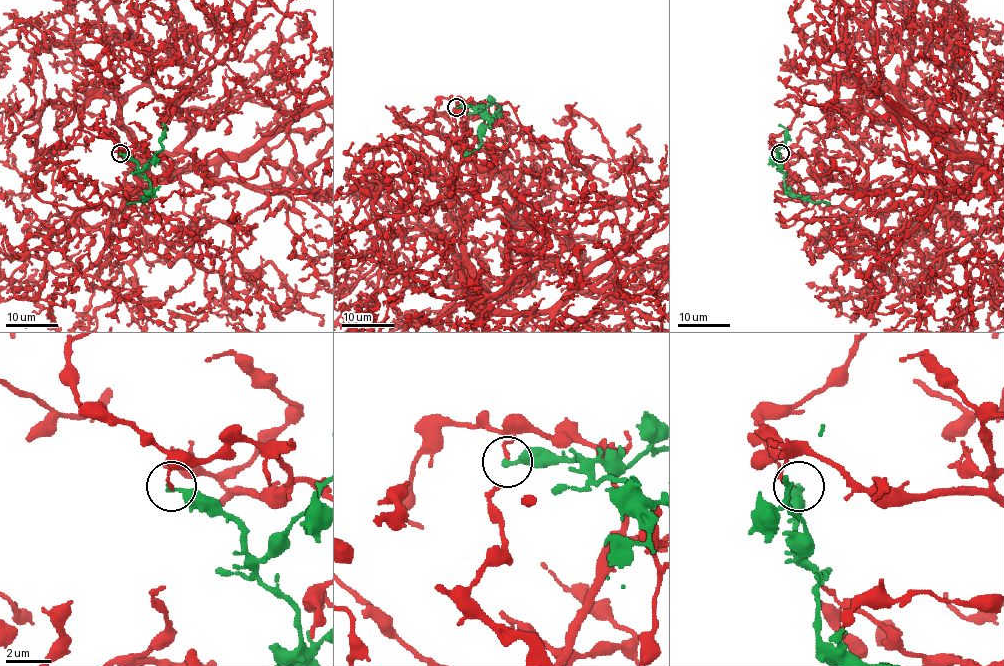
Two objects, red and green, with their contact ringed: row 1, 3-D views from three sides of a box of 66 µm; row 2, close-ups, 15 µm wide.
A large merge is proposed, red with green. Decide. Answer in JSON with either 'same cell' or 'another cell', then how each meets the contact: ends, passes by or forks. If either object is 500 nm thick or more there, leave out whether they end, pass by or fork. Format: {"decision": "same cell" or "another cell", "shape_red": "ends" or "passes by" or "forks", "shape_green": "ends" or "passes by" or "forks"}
{"decision": "another cell", "shape_red": "ends", "shape_green": "ends"}

